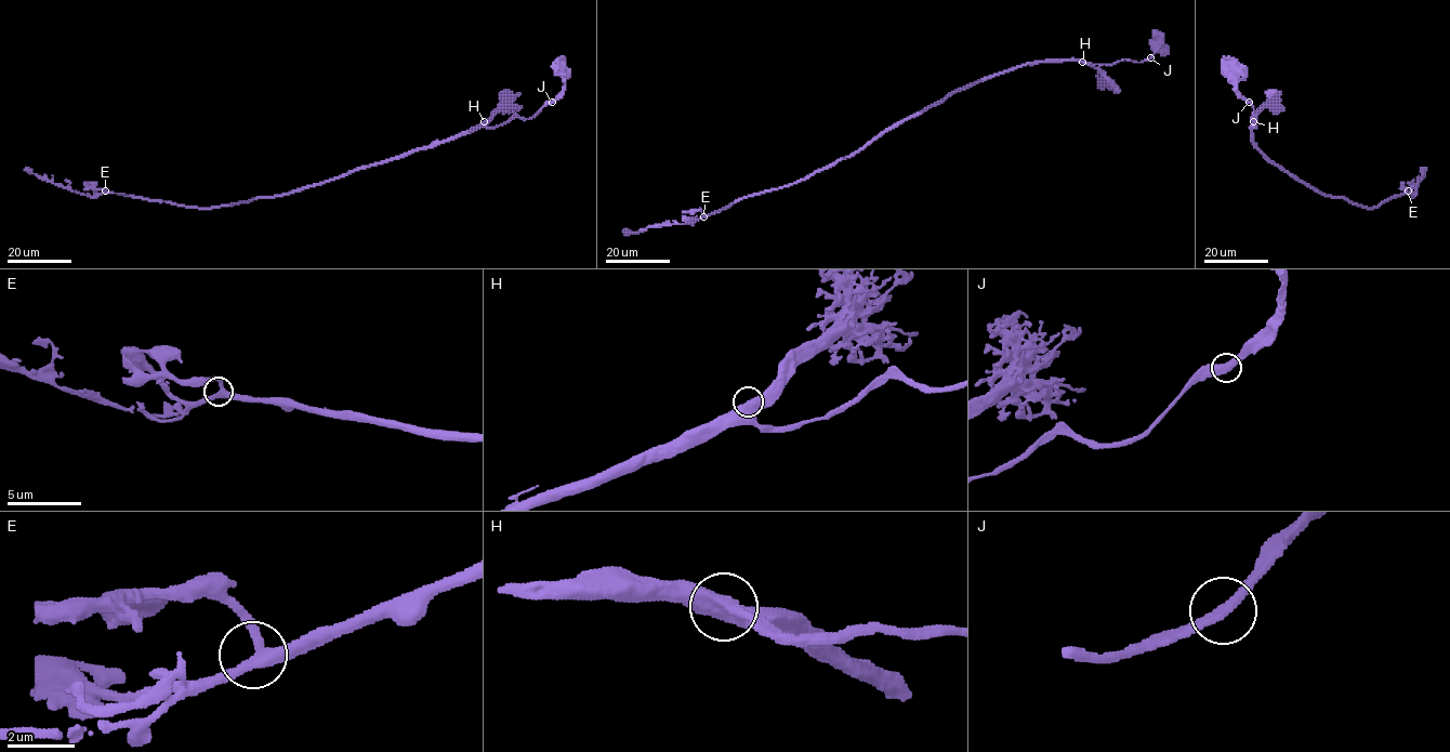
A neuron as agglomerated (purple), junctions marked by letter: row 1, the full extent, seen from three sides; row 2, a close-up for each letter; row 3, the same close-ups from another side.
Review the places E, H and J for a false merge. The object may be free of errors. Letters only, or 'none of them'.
none of them

